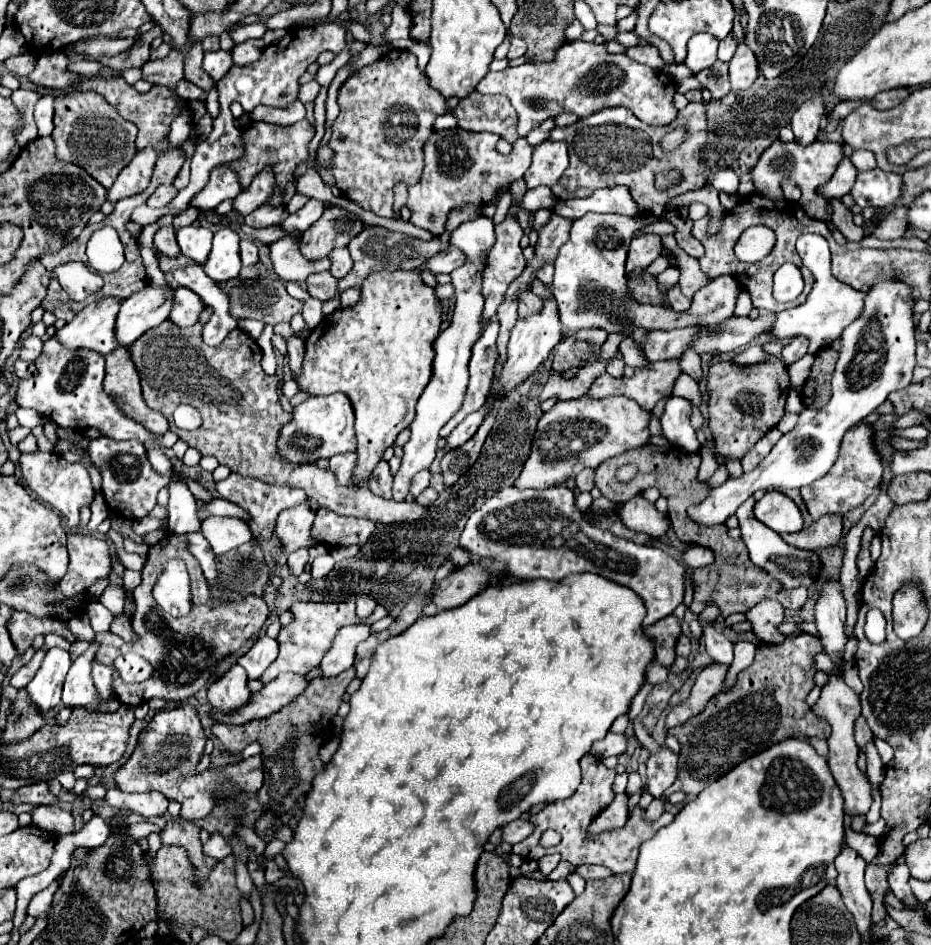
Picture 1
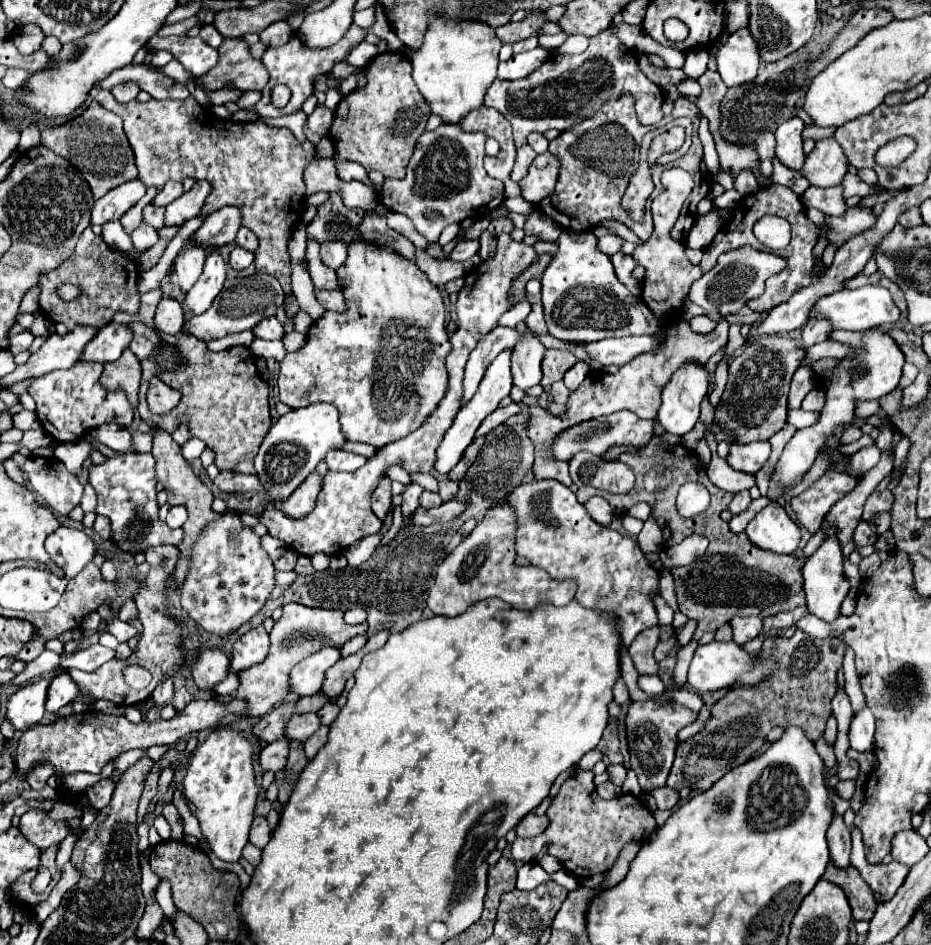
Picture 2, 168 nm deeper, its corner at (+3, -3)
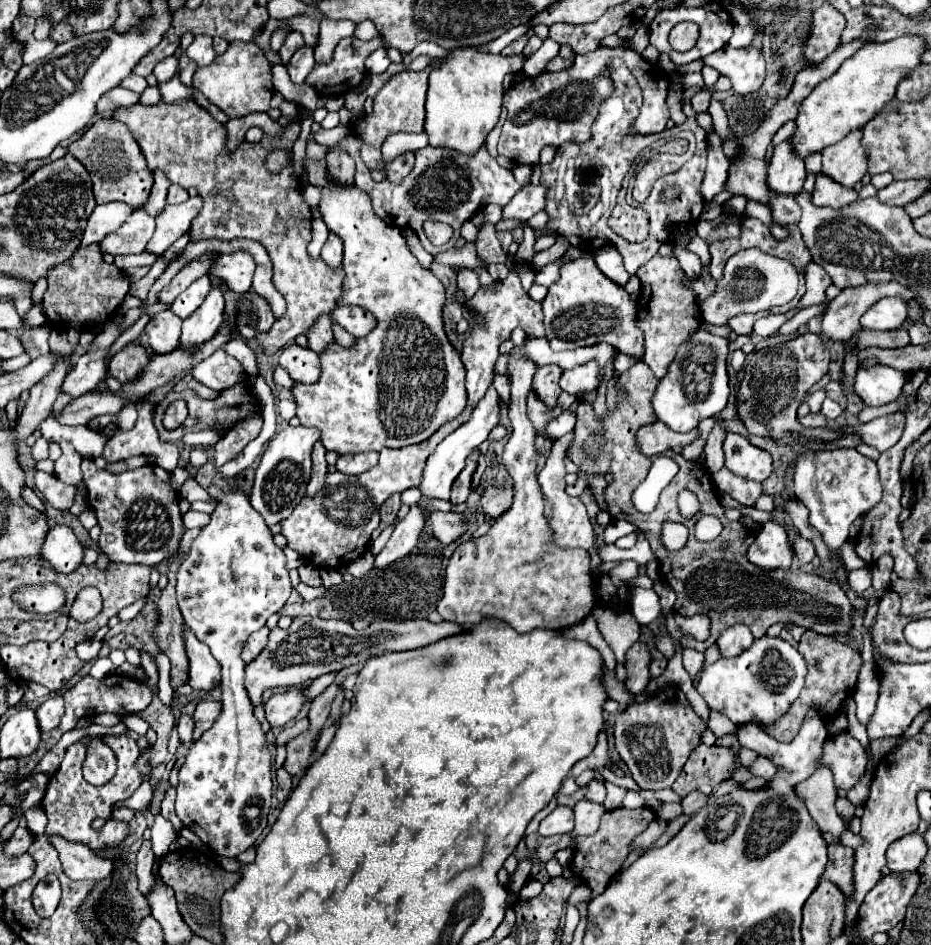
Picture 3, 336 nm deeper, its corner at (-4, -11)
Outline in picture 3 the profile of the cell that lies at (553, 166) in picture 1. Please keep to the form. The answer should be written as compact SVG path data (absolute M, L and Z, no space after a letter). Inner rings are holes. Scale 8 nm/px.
M525 185L505 207L503 219L531 219L535 213L545 209L547 203L547 185Z

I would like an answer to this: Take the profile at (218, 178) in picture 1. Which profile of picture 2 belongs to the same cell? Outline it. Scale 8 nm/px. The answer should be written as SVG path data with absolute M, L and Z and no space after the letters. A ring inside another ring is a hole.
M198 181L190 191L182 193L176 201L172 201L172 205L166 205L166 215L164 215L164 225L166 227L180 227L184 225L188 219L196 217L204 205L204 199L208 195L210 185L206 181Z

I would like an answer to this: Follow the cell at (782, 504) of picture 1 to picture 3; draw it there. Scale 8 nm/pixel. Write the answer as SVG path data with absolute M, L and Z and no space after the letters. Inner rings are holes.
M767 521L747 551L747 559L761 569L789 569L793 549L787 529L777 521Z

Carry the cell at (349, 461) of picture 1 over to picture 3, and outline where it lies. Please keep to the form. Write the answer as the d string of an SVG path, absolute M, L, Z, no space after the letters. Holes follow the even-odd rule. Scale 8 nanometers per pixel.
M357 453L357 455L343 455L337 461L337 469L347 475L359 475L371 469L379 459L379 453Z

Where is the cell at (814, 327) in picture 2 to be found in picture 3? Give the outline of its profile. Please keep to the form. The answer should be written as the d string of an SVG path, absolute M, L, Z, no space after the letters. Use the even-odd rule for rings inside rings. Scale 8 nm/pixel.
M891 281L883 285L861 285L853 289L843 289L833 301L821 321L821 331L831 341L847 343L859 329L859 317L881 297L901 295L905 301L913 299L915 293L907 287Z

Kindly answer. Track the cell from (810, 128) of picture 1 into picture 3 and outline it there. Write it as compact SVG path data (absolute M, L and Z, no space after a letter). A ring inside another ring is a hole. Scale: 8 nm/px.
M791 139L777 145L767 169L767 187L777 193L797 195L803 189L805 177L805 161L795 157L795 149L791 149Z

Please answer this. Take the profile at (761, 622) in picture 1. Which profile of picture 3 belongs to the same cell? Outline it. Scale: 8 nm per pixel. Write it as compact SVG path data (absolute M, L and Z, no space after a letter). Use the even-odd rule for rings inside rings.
M733 625L717 639L717 643L723 657L737 657L755 643L755 637L751 637L747 625Z

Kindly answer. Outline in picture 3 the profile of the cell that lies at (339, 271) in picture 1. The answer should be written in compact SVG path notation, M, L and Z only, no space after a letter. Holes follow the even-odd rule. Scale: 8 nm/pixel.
M329 233L329 239L321 249L321 259L333 269L343 265L343 243L339 241L339 237L335 233Z

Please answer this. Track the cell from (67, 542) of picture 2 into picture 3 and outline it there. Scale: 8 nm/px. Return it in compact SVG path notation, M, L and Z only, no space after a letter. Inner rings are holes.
M55 525L43 543L43 559L51 563L51 567L59 573L73 573L83 563L85 547L77 539L71 527Z

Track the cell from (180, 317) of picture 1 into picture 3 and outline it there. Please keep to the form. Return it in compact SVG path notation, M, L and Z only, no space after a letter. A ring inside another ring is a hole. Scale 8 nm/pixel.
M171 311L155 313L153 319L147 323L145 331L149 335L149 345L157 353L171 353L179 347L179 333L181 333L183 319L175 317Z

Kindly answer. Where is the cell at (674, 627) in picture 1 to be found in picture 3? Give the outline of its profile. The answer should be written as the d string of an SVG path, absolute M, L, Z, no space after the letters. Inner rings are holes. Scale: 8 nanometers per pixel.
M637 641L629 651L627 651L627 689L631 693L643 693L645 687L649 685L651 681L651 671L649 671L649 665L651 665L651 651L645 643Z

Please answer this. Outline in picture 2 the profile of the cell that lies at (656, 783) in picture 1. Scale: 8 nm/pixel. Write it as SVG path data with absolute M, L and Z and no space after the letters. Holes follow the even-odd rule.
M632 701L624 719L626 737L628 737L628 751L630 751L630 767L638 773L638 783L642 789L650 791L654 787L666 785L666 777L670 773L674 751L678 745L678 731L692 723L698 713L674 705L674 703L658 703L658 701Z

